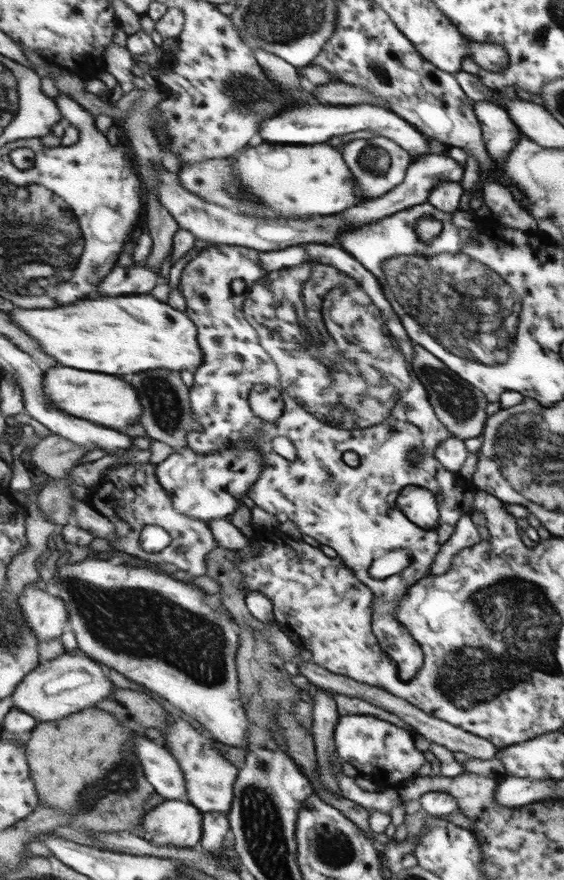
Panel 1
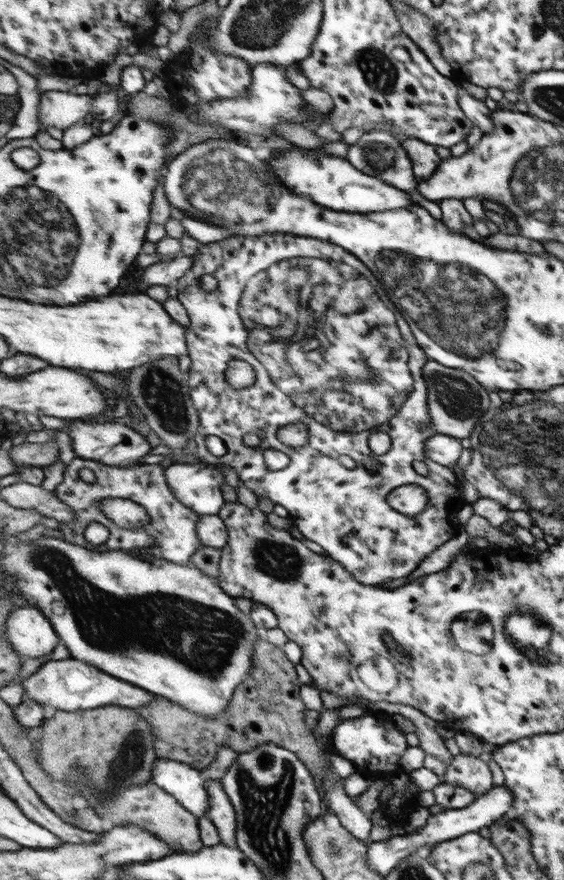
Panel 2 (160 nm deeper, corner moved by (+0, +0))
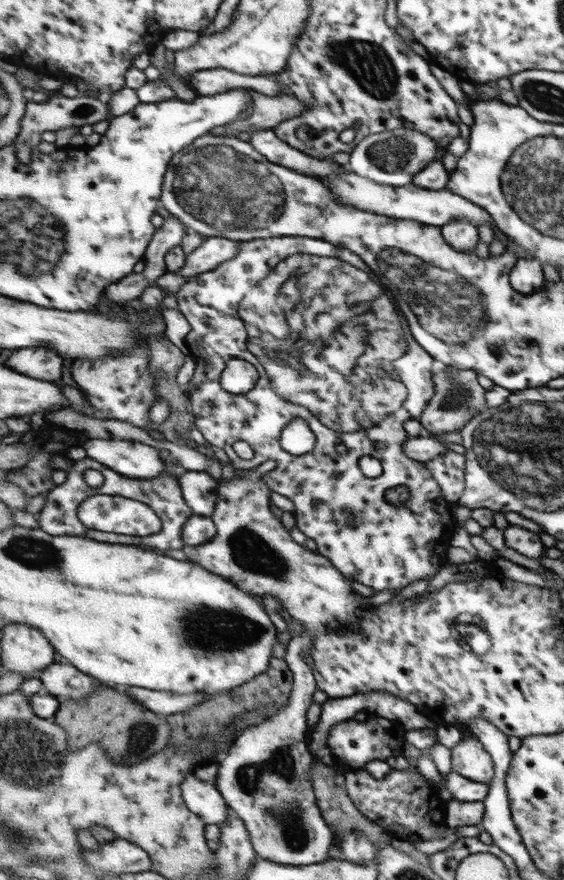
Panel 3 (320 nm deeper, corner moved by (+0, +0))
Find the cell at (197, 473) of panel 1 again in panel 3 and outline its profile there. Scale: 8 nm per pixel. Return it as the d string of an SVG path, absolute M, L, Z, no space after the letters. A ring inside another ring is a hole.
M187 471L179 477L184 499L195 515L213 516L219 500L219 482L207 472Z

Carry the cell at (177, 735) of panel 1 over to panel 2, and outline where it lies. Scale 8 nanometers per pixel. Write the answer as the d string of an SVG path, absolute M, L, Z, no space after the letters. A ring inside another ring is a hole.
M207 780L211 808L207 816L219 829L222 844L233 844L237 840L238 816L230 796L226 793L222 781Z

